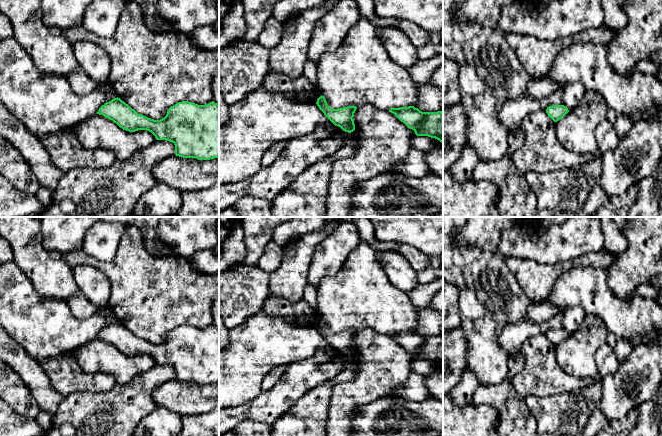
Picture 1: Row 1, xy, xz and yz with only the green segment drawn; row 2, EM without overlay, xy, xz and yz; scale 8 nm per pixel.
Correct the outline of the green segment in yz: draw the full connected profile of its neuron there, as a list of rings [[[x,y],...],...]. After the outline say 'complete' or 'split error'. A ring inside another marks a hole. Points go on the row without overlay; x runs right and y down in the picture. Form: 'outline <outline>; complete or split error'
outline [[[552,329],[546,333],[546,337],[554,346],[562,343],[568,336],[568,332],[564,329]]]; complete

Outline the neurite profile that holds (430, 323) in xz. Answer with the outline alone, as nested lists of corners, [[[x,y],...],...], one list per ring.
[[[429,308],[419,309],[418,323],[413,330],[422,336],[442,335],[443,314]]]

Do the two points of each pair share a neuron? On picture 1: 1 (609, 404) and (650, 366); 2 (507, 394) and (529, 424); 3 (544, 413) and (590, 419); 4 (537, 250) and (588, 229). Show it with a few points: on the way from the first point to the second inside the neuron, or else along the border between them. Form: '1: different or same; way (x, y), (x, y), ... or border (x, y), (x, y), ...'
1: same; way (619, 390), (619, 379), (627, 372), (636, 371)
2: same; way (507, 401), (522, 417)
3: same; way (555, 415), (579, 418)
4: same; way (550, 245), (563, 243), (575, 237)

